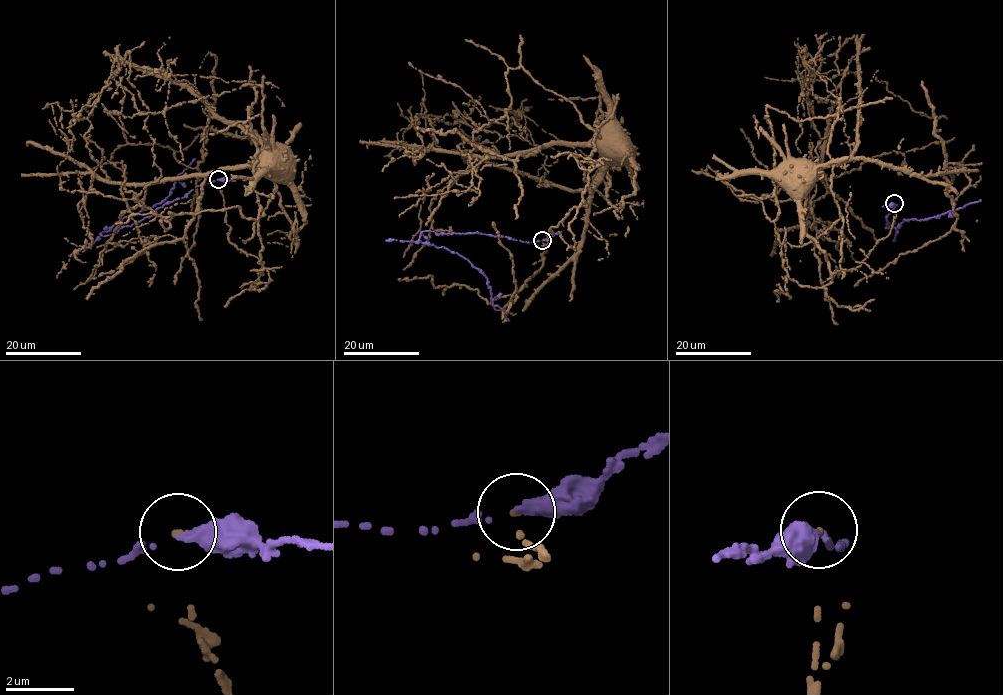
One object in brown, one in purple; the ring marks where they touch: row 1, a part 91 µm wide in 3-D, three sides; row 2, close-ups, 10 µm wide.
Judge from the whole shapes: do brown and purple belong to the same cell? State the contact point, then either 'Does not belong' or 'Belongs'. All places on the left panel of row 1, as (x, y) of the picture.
Place: (218, 179). Does not belong

